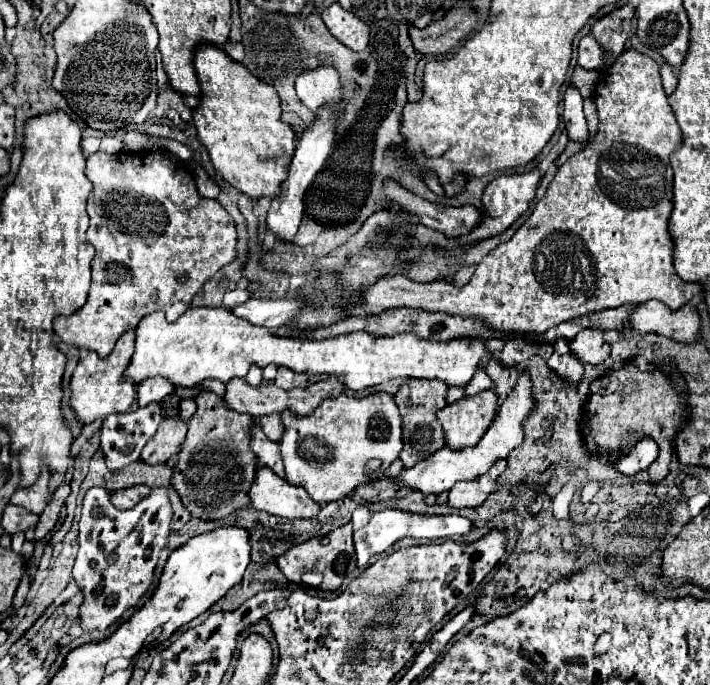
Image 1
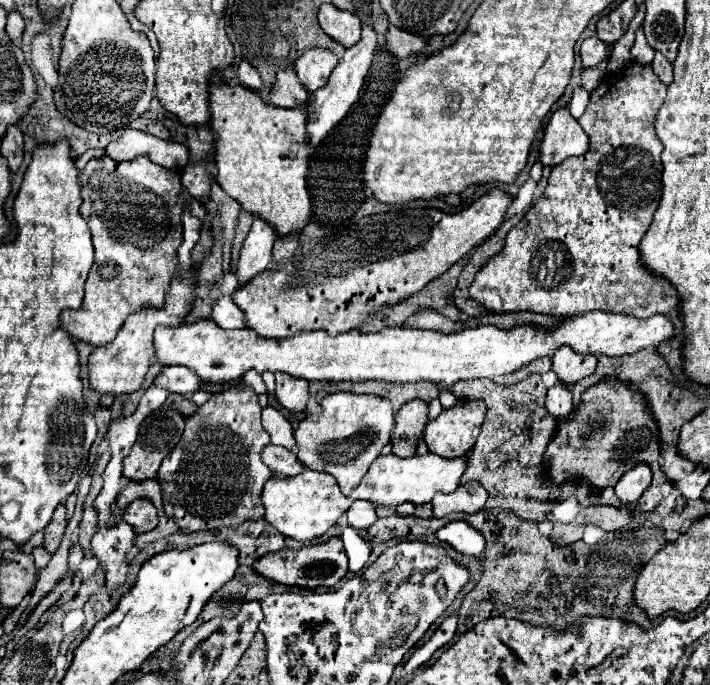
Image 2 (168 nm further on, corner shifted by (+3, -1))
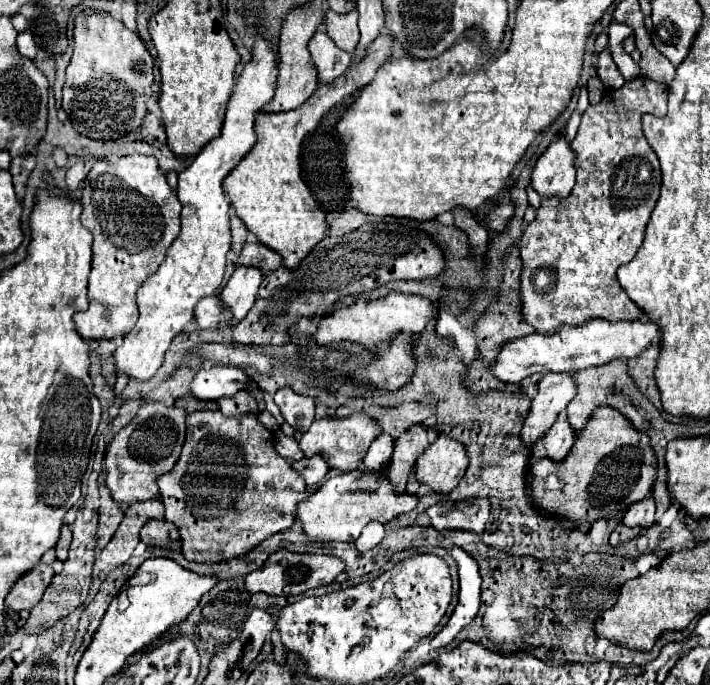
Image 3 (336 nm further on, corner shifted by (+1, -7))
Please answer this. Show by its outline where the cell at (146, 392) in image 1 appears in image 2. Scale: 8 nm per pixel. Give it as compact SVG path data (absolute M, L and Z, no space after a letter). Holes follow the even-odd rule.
M166 366L154 378L154 386L164 388L168 392L178 392L178 394L196 392L200 388L200 384L202 384L202 380L198 380L198 376L194 376L194 372L190 372L188 368L182 368L182 366Z

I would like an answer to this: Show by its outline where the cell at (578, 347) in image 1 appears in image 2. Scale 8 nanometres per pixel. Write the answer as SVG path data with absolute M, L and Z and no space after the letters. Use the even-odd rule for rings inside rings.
M570 346L558 348L552 356L552 370L558 374L558 378L572 386L578 380L594 374L598 364L598 356L592 354L578 354Z

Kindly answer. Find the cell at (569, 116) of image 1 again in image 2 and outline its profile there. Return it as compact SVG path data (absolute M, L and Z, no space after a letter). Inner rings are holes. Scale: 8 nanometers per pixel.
M560 108L552 114L540 148L540 162L544 166L556 166L570 156L582 156L588 150L588 136L578 120Z

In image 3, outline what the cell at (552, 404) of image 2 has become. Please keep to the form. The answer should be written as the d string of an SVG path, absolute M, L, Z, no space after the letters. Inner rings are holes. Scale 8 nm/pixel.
M560 416L558 422L552 426L552 430L548 430L548 434L544 436L544 448L548 452L548 458L552 462L562 462L568 456L572 444L574 444L574 434L566 418Z

